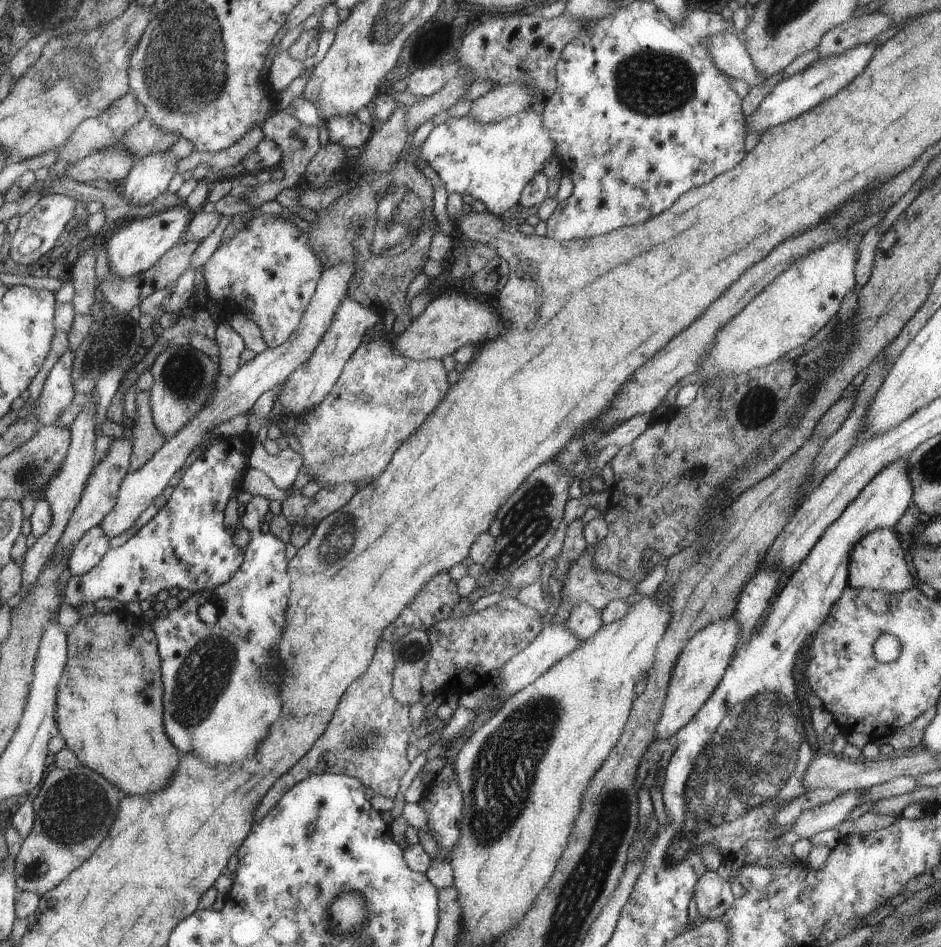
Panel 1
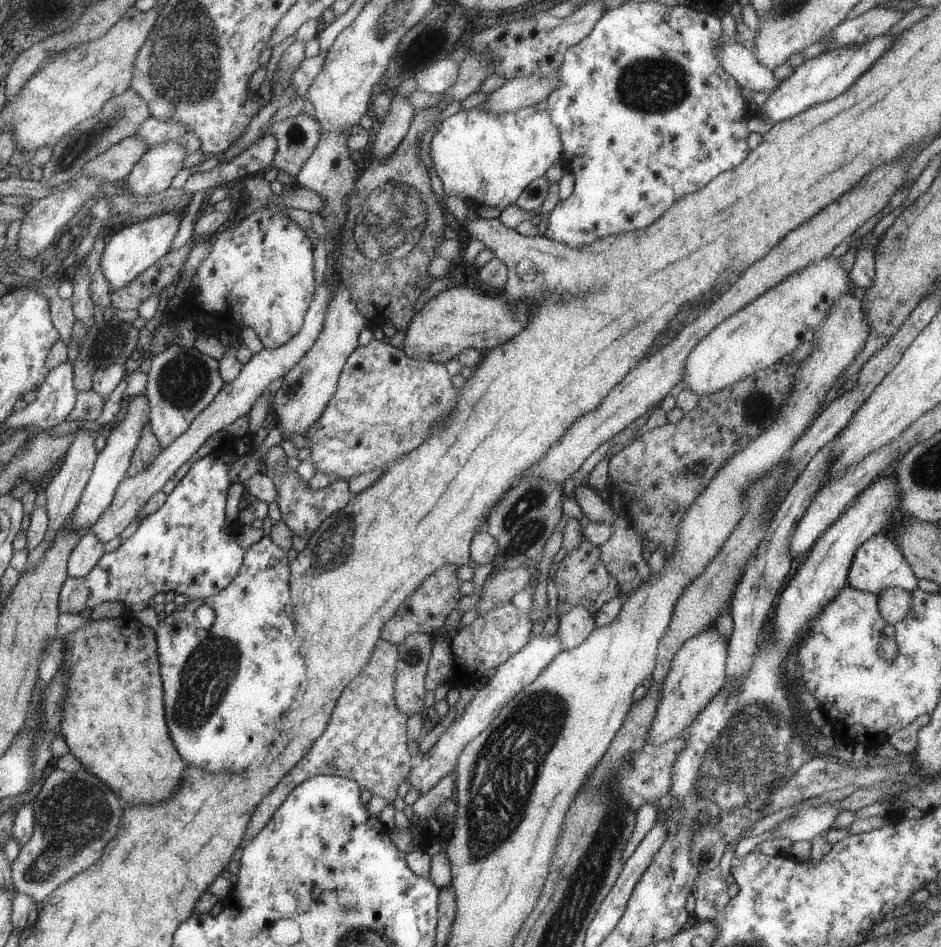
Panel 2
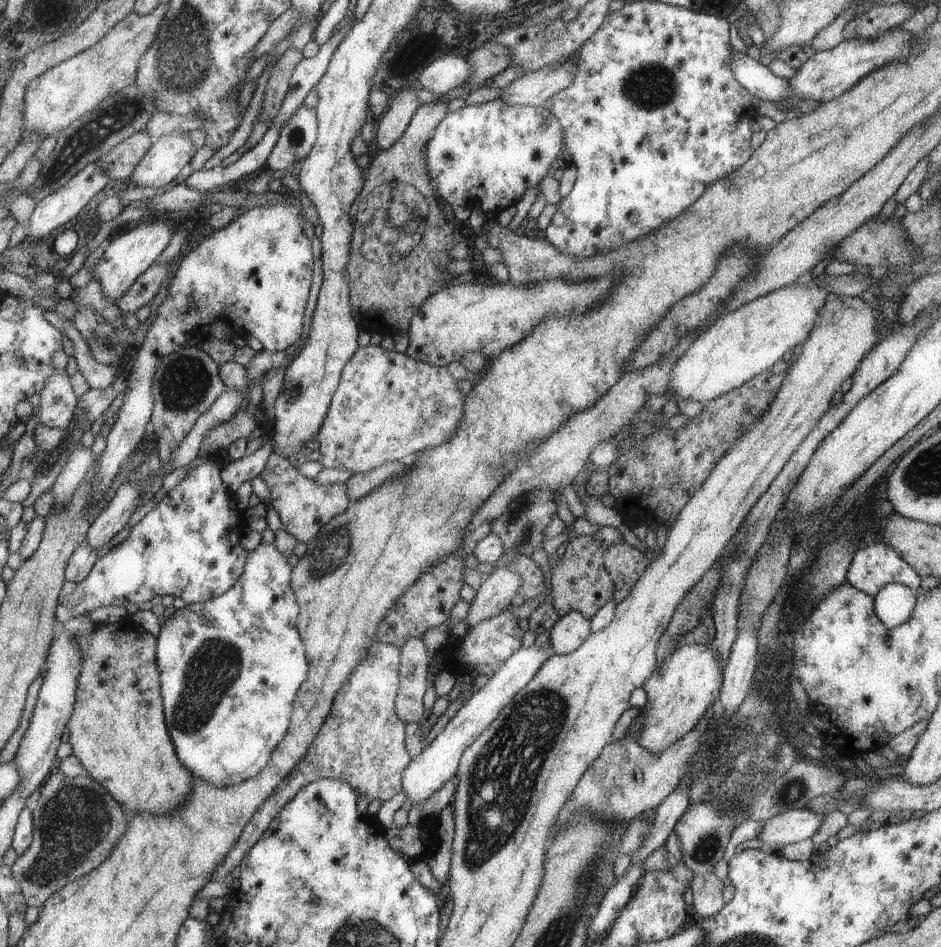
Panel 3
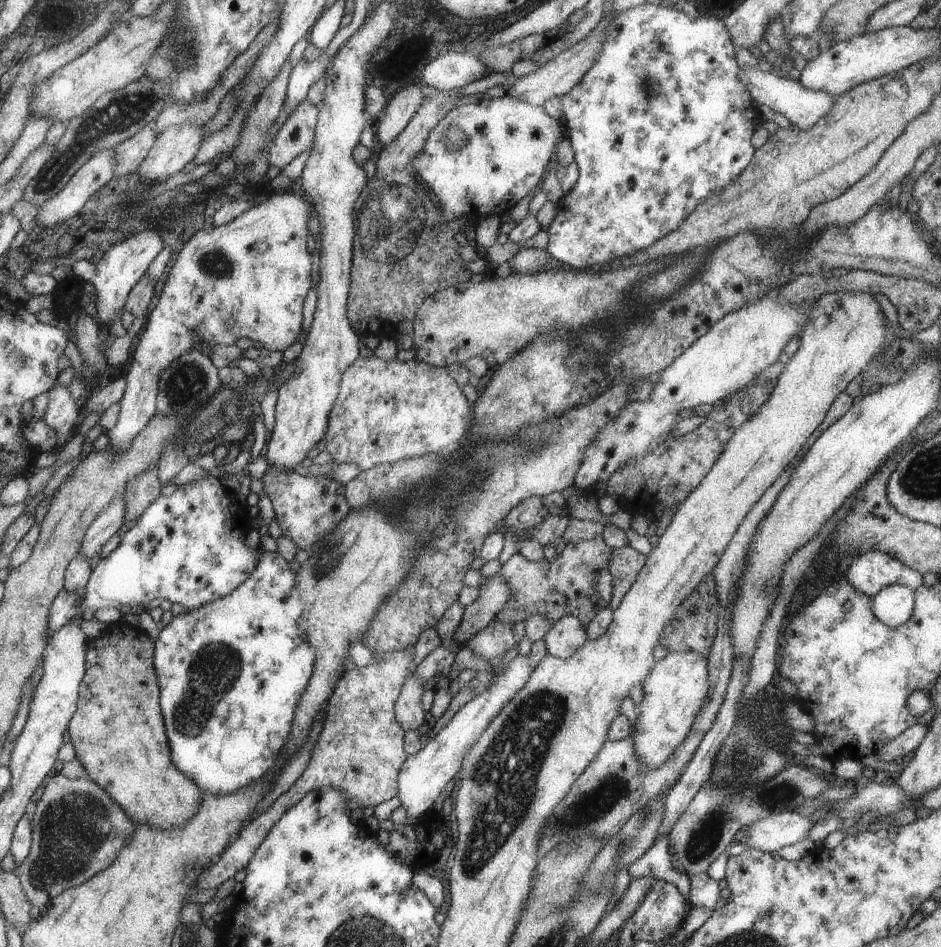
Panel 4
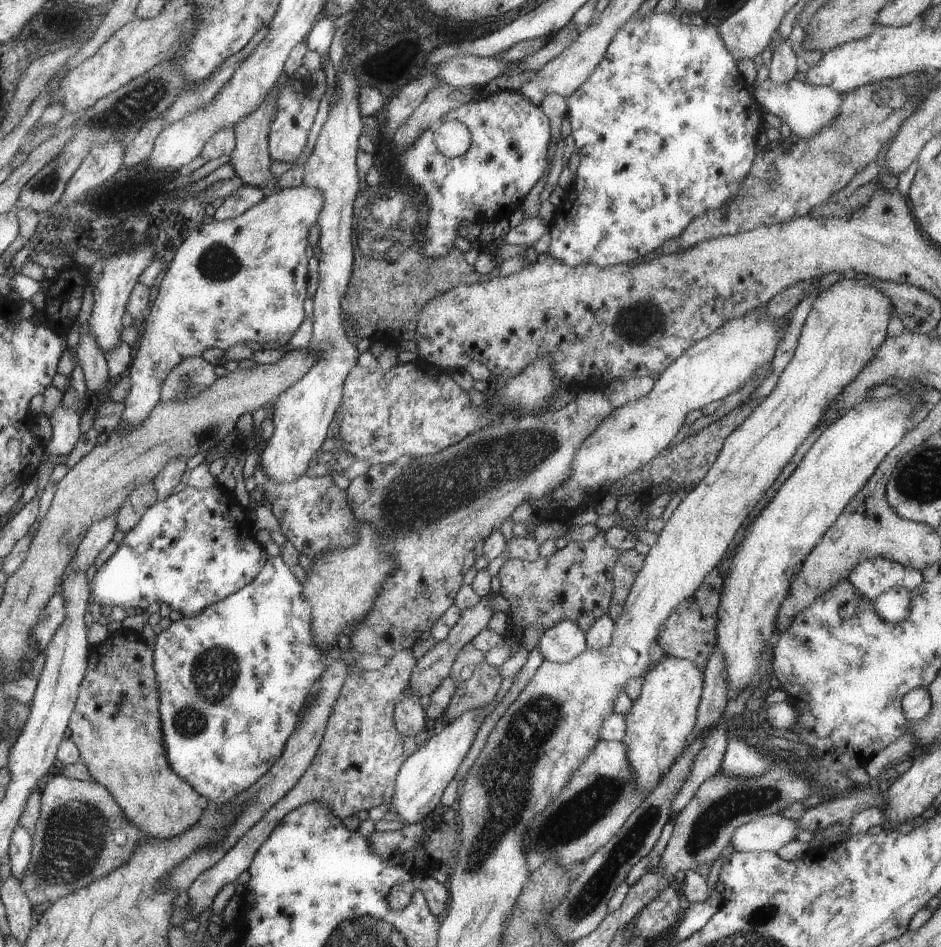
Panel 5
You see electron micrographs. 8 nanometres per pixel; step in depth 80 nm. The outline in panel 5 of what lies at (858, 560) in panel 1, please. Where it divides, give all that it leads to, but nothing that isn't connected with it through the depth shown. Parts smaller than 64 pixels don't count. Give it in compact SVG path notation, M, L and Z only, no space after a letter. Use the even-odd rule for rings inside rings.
M880 557L860 561L847 579L862 596L871 601L893 588L911 591L923 581L922 571L919 569Z

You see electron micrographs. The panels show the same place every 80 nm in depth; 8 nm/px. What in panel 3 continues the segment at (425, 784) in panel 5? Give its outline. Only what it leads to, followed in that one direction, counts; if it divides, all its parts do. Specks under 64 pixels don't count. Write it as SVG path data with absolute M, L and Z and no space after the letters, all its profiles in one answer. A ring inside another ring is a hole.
M533 644L519 651L504 660L494 669L494 675L481 680L476 691L471 694L465 704L455 713L455 716L448 721L444 729L436 739L428 746L424 746L422 754L411 761L403 776L403 791L408 800L414 804L424 802L430 798L436 790L440 790L448 780L456 777L460 758L464 750L484 732L484 730L498 717L498 714L513 702L513 699L522 691L522 688L532 681L532 678L539 672L540 666L550 658L552 650Z

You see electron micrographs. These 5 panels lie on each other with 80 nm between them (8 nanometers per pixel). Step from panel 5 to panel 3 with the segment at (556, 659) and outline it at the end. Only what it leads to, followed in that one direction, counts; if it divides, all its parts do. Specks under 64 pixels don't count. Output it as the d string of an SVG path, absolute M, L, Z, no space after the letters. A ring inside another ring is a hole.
M568 612L551 629L552 653L566 655L575 652L591 636L591 620L582 612Z

